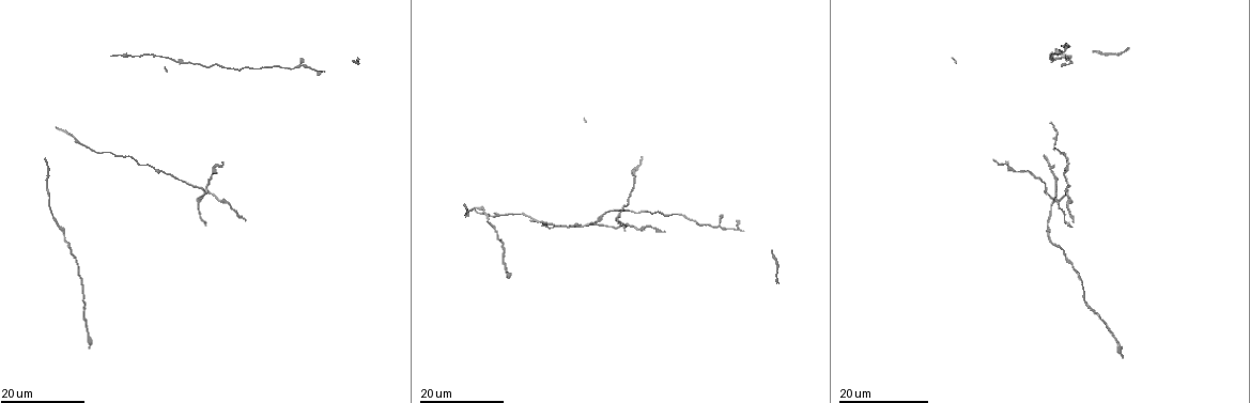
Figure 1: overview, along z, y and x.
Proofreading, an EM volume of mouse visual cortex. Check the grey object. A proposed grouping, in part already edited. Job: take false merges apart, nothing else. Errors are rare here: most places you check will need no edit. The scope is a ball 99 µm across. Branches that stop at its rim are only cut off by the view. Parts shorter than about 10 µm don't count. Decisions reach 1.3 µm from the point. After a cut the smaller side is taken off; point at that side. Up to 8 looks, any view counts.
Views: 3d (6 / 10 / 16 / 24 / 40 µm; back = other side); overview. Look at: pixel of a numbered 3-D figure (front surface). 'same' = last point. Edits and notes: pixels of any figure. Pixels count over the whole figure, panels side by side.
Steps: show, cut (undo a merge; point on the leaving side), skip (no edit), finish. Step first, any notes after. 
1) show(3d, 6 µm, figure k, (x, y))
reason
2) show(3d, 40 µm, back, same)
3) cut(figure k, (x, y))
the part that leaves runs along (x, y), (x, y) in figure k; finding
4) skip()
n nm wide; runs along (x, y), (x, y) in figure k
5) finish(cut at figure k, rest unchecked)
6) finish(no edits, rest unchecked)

show(3d, 24 µm, figure 1, (595, 221))
calibre changes

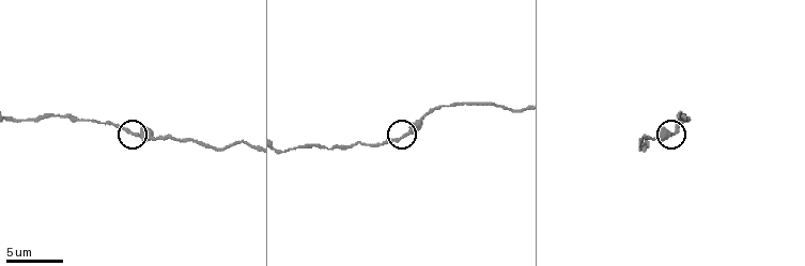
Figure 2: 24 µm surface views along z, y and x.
show(3d, 6 µm, figure 2, (133, 132))

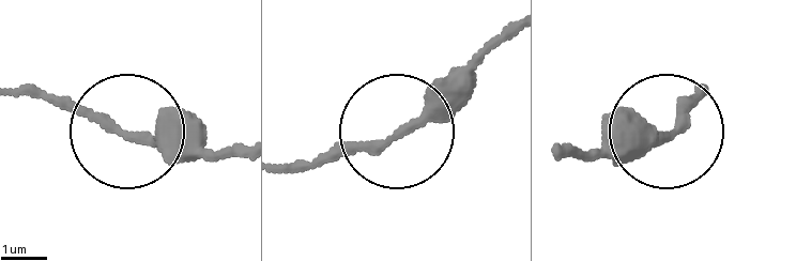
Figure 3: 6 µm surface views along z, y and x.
skip()
runs along (18, 89), (134, 135), (233, 147) in figure 3; continuous, no second neuron

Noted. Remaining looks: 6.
show(3d, 24 µm, figure 1, (299, 67))
calibre changes

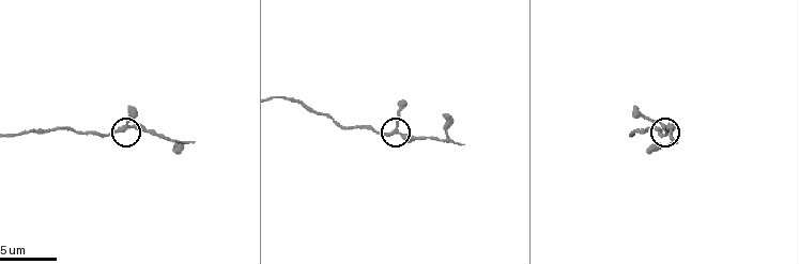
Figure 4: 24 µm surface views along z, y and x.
show(3d, 6 µm, figure 4, (393, 131))

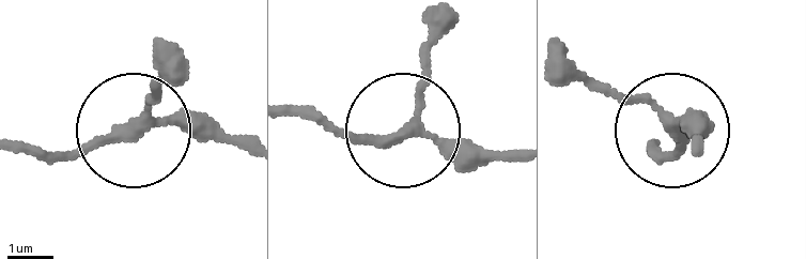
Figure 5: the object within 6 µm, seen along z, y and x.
show(3d, 6 µm, back, figure 5, (131, 130))
other side

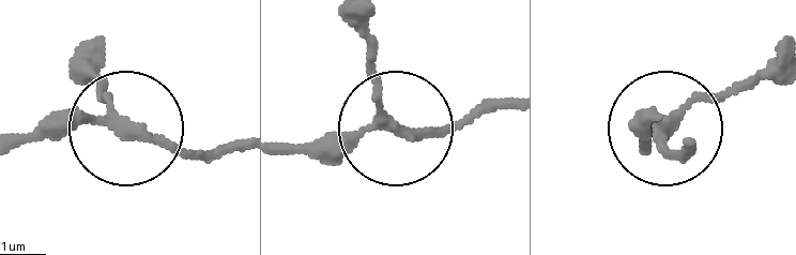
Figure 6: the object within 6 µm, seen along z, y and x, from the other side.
skip()
3 arms; one neuron here

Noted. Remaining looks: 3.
show(3d, 16 µm, figure 1, (227, 202))
sudden change in width

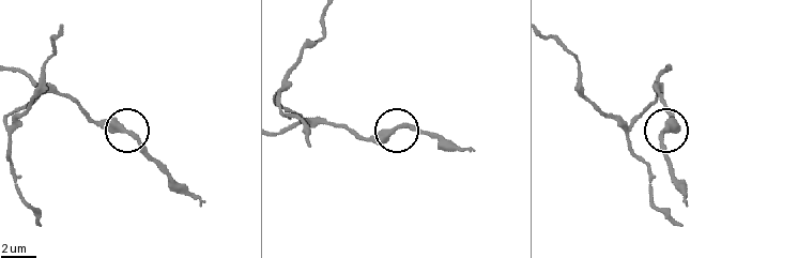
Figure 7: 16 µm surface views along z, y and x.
show(3d, 10 µm, figure 7, (125, 133))

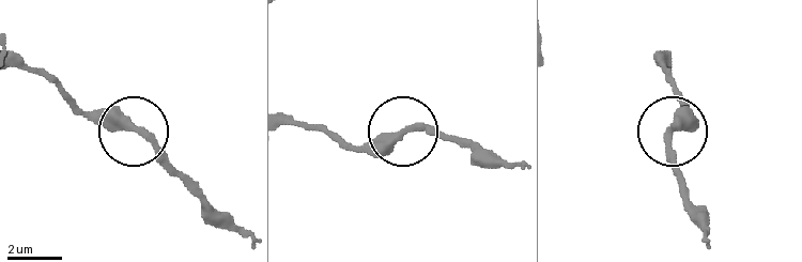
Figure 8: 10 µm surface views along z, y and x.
show(3d, 10 µm, back, figure 8, (406, 132))

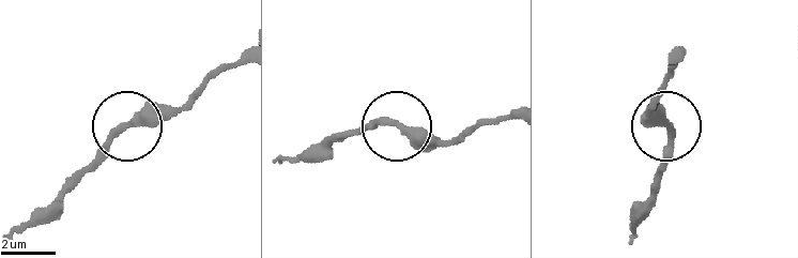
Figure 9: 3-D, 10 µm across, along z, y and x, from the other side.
skip()
290 nm wide; runs along (244, 54), (181, 105), (140, 114), (66, 187) in figure 9; all the same neuron

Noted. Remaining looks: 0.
finish(no edits, rest unchecked)

